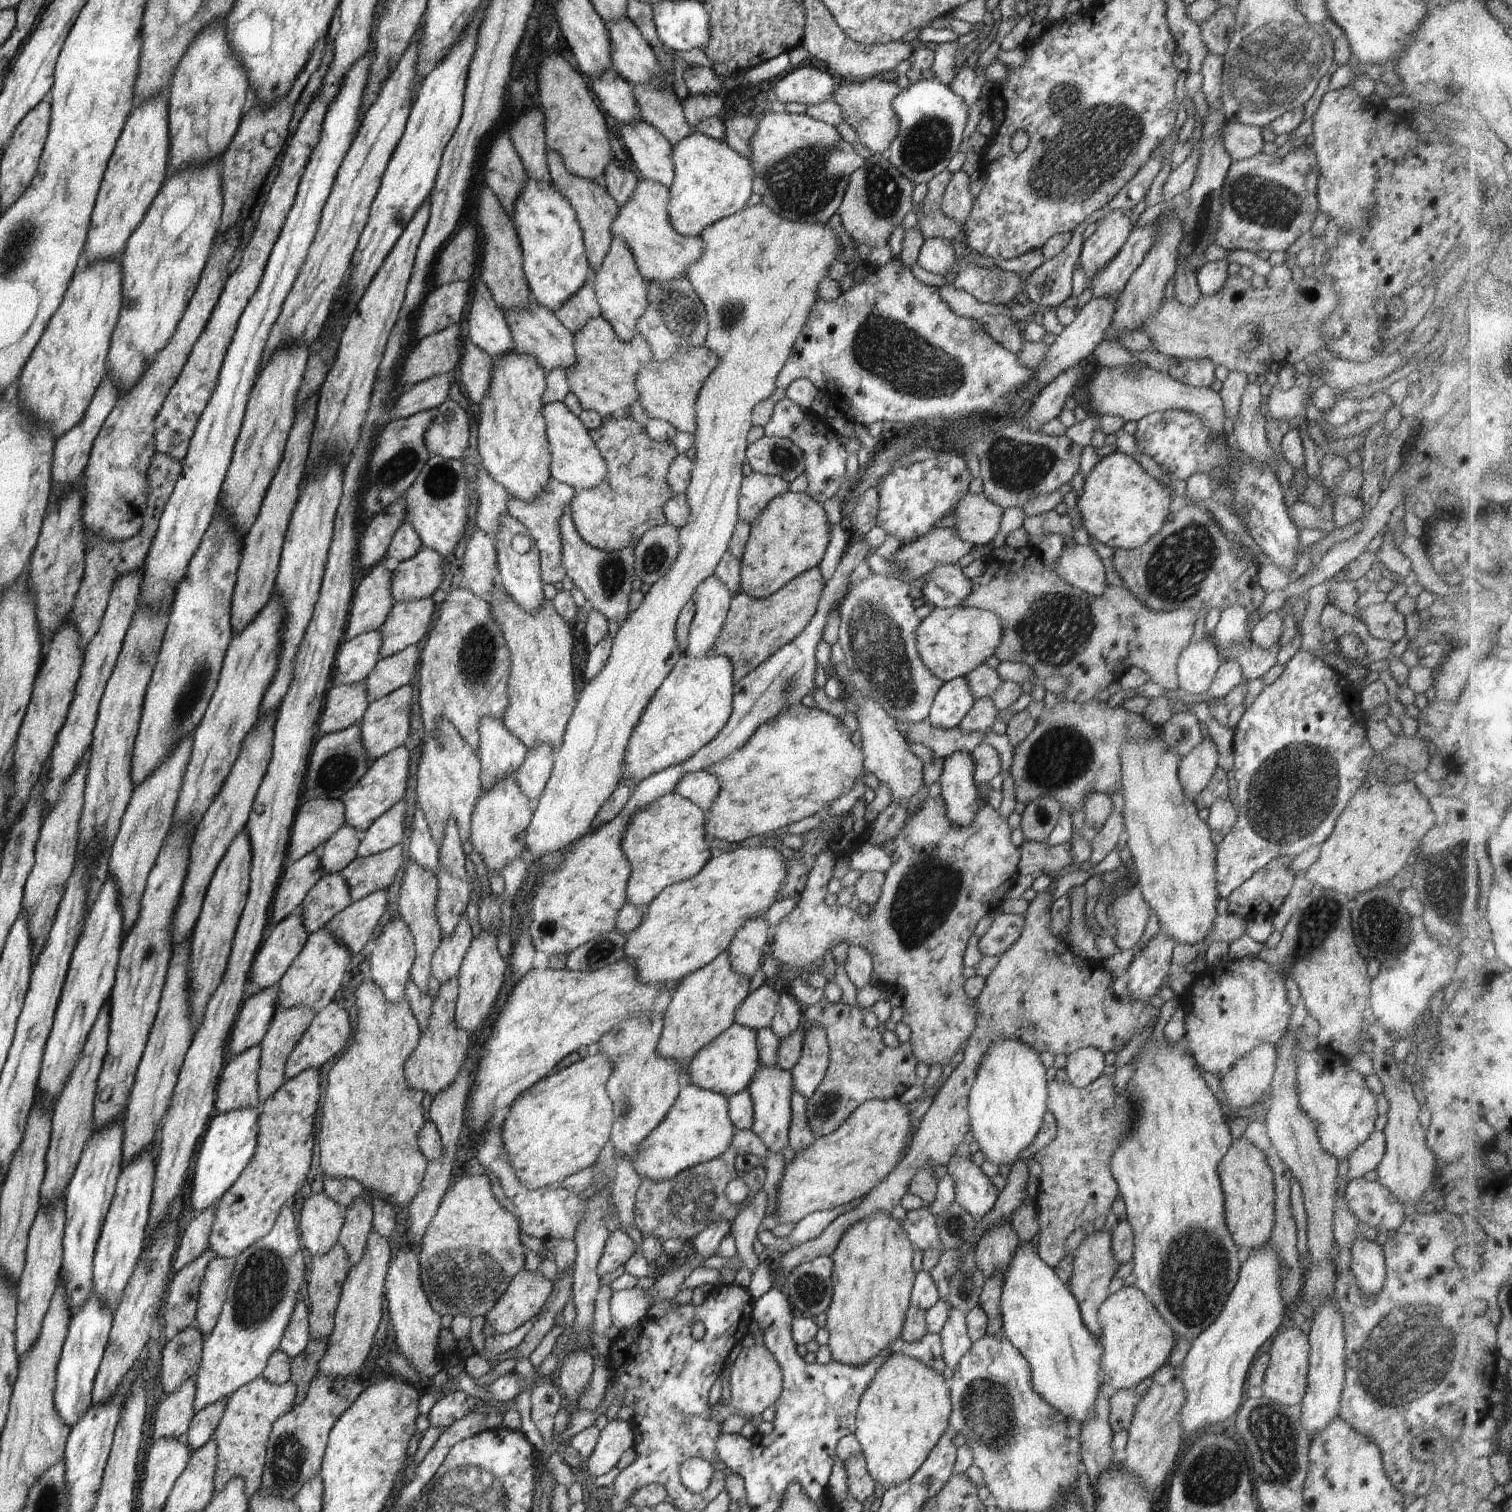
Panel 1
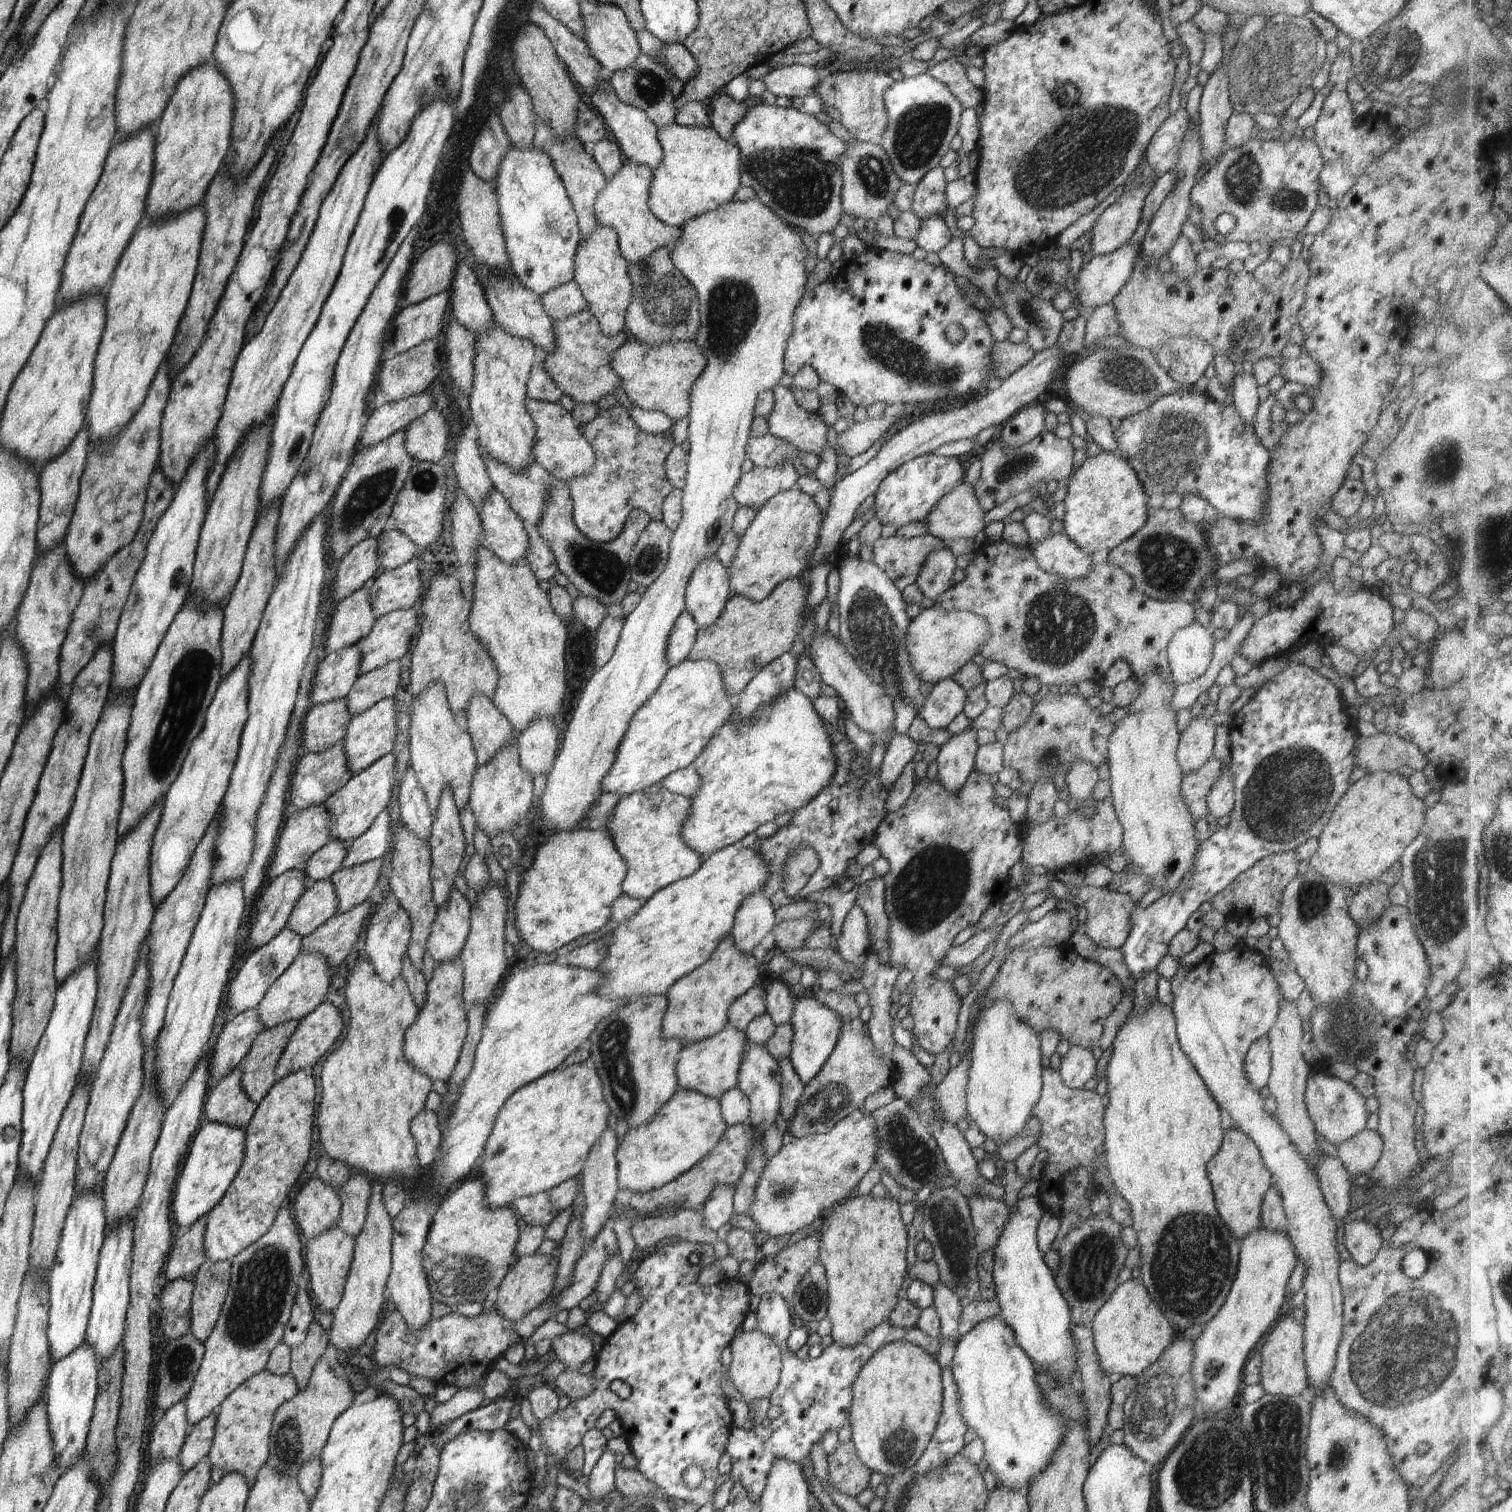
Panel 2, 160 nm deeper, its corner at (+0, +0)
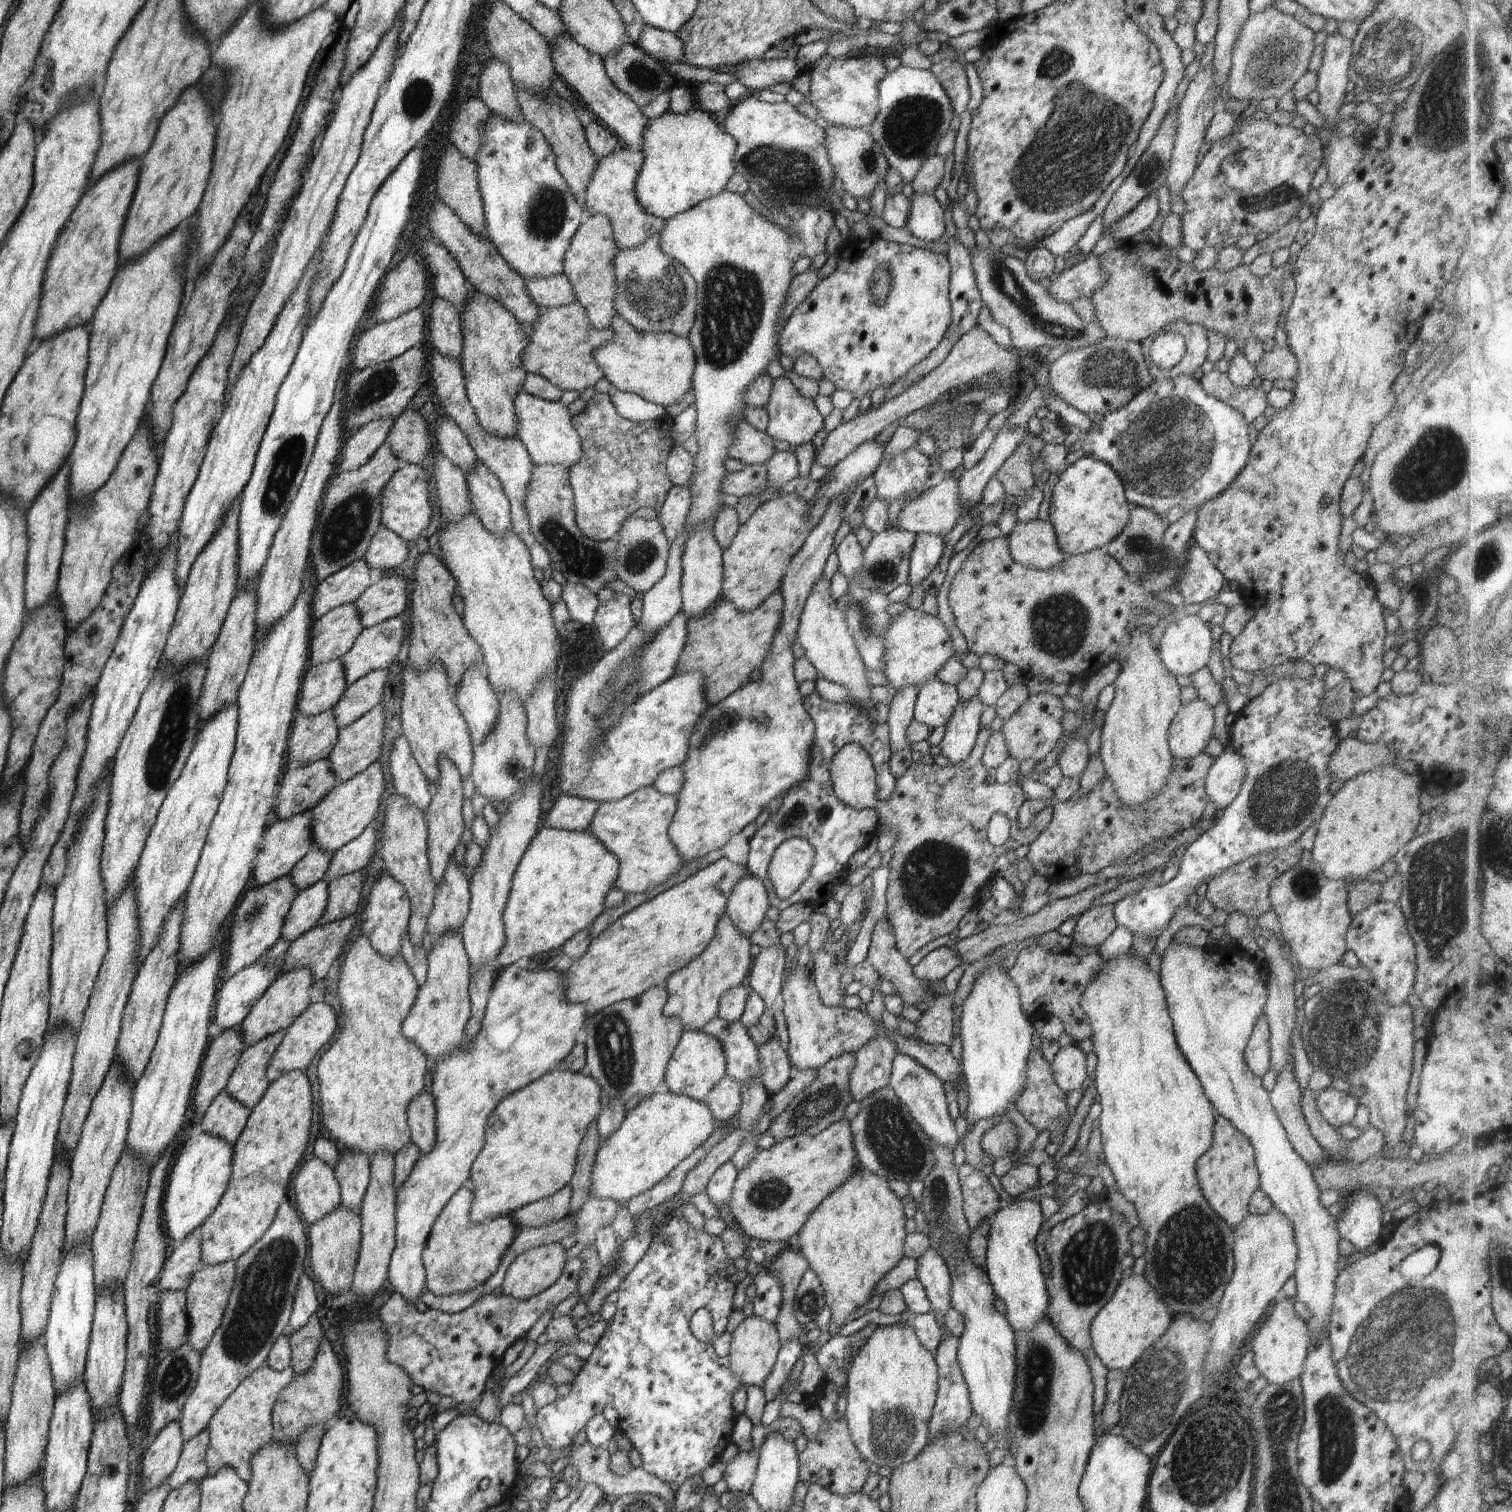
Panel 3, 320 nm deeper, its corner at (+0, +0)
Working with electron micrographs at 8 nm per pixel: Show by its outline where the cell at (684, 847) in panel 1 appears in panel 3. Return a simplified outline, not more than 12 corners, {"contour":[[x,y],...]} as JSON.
{"contour":[[652,785],[601,803],[586,832],[646,892],[684,866],[667,835],[675,795]]}

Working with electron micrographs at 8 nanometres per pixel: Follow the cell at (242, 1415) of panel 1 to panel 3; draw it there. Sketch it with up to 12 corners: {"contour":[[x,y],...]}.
{"contour":[[267,1364],[245,1378],[210,1419],[208,1474],[233,1468],[273,1438],[279,1392],[295,1376]]}

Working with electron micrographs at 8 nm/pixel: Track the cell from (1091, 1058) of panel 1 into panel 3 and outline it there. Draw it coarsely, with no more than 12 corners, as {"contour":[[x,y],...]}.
{"contour":[[1078,1044],[1062,1047],[1051,1063],[1054,1082],[1076,1097],[1087,1080]]}

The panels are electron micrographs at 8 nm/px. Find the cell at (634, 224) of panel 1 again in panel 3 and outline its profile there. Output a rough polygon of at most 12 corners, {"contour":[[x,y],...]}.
{"contour":[[623,145],[599,160],[588,214],[609,218],[618,249],[665,225],[635,195],[643,154]]}

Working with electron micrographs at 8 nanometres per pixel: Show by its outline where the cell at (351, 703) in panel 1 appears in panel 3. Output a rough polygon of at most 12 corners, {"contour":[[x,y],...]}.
{"contour":[[296,709],[287,762],[303,767],[327,759],[339,728],[331,710]]}

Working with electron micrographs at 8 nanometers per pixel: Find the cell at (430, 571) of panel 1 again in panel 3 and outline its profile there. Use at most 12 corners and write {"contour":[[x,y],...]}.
{"contour":[[384,577],[353,602],[364,629],[406,613],[406,581]]}

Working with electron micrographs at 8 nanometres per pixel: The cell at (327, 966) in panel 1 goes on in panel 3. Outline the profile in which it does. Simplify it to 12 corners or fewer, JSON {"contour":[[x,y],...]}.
{"contour":[[300,968],[278,976],[239,1028],[246,1047],[287,1029],[311,1003]]}

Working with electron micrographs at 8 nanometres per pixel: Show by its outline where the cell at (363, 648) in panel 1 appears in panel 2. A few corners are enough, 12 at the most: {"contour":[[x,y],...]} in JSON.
{"contour":[[360,647],[328,653],[308,674],[312,707],[344,699],[360,676]]}

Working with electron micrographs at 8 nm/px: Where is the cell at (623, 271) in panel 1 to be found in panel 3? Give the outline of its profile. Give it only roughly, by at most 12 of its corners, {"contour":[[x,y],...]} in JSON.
{"contour":[[609,218],[577,228],[563,273],[591,325],[610,329],[619,286]]}

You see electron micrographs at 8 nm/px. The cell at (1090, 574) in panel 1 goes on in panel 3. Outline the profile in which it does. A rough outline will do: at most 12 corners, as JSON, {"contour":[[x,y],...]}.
{"contour":[[1018,521],[1007,537],[1012,558],[1051,569],[1068,557],[1050,521]]}

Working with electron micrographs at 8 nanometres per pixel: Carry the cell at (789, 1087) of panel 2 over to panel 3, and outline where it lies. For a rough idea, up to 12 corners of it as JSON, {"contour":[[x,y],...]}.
{"contour":[[776,1034],[757,1049],[759,1079],[770,1096],[795,1072]]}

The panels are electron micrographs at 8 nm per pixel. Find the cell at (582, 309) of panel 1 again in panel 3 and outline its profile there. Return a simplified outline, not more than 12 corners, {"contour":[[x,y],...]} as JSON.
{"contour":[[563,272],[526,277],[530,298],[539,308],[577,300]]}

